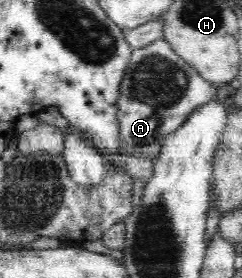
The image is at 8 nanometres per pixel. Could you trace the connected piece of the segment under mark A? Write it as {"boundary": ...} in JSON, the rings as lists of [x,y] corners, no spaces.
{"boundary":[[[162,39],[133,50],[119,92],[117,120],[121,153],[118,154],[136,159],[155,159],[166,136],[176,131],[198,107],[217,97],[216,85],[206,81]]]}

